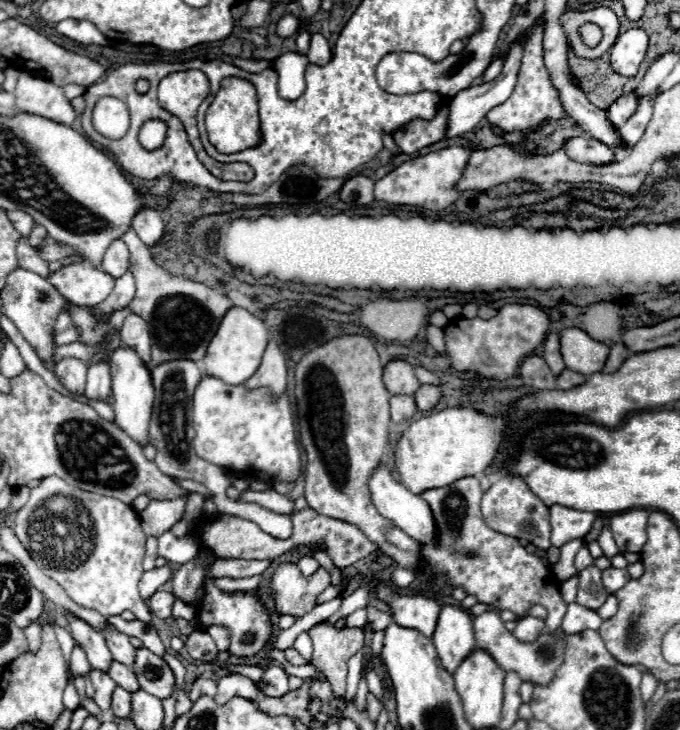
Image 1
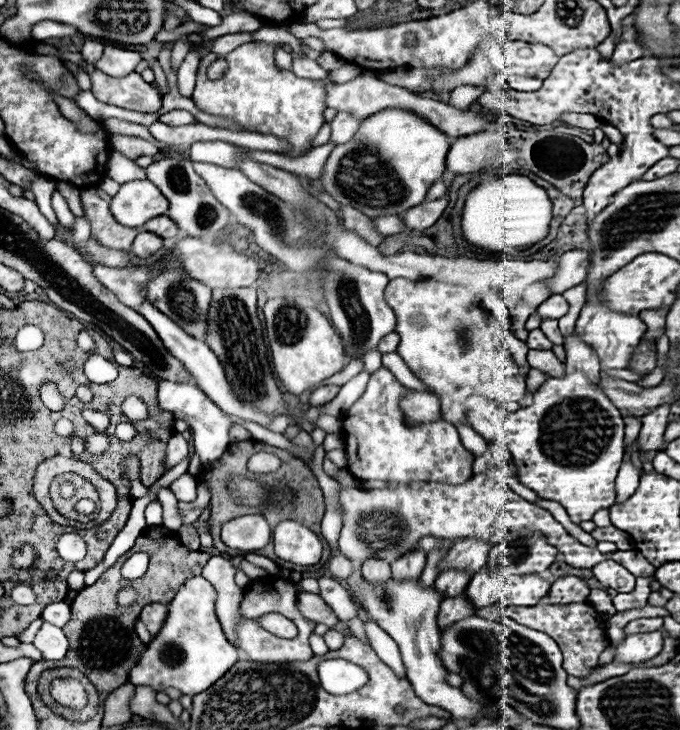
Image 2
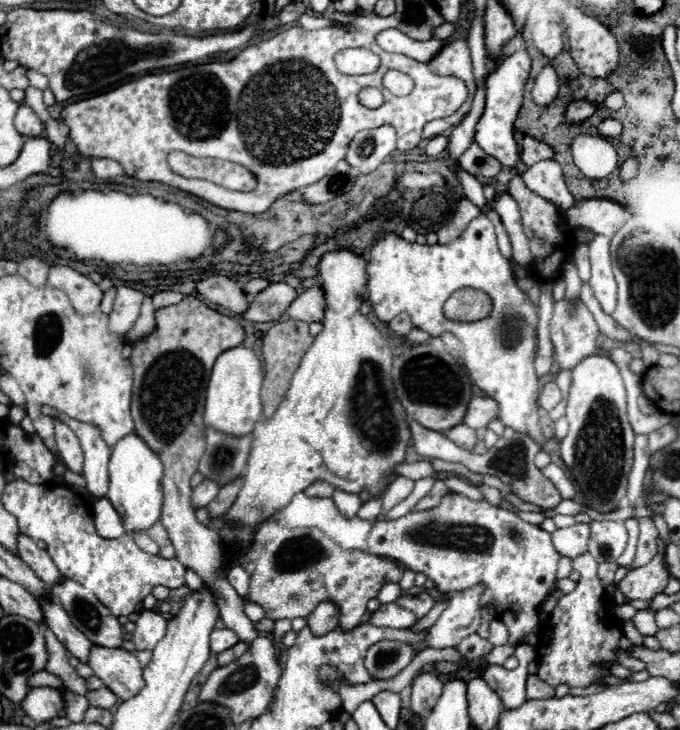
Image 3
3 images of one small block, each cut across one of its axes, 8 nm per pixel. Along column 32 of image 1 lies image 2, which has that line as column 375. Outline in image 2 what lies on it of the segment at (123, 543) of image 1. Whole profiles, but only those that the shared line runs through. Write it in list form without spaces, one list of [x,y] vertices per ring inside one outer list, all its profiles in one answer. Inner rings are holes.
[[[484,474],[472,476],[464,484],[442,484],[442,482],[410,482],[398,484],[388,482],[386,488],[340,488],[342,504],[342,530],[340,530],[340,554],[358,560],[364,564],[370,558],[388,560],[390,564],[400,556],[412,552],[418,546],[418,540],[424,536],[436,538],[476,538],[492,546],[500,544],[506,534],[514,530],[542,532],[548,544],[556,546],[560,554],[566,556],[566,562],[574,568],[594,568],[604,560],[604,554],[598,548],[590,548],[572,538],[562,524],[552,518],[544,508],[538,508],[516,492],[508,484],[498,484]]]

